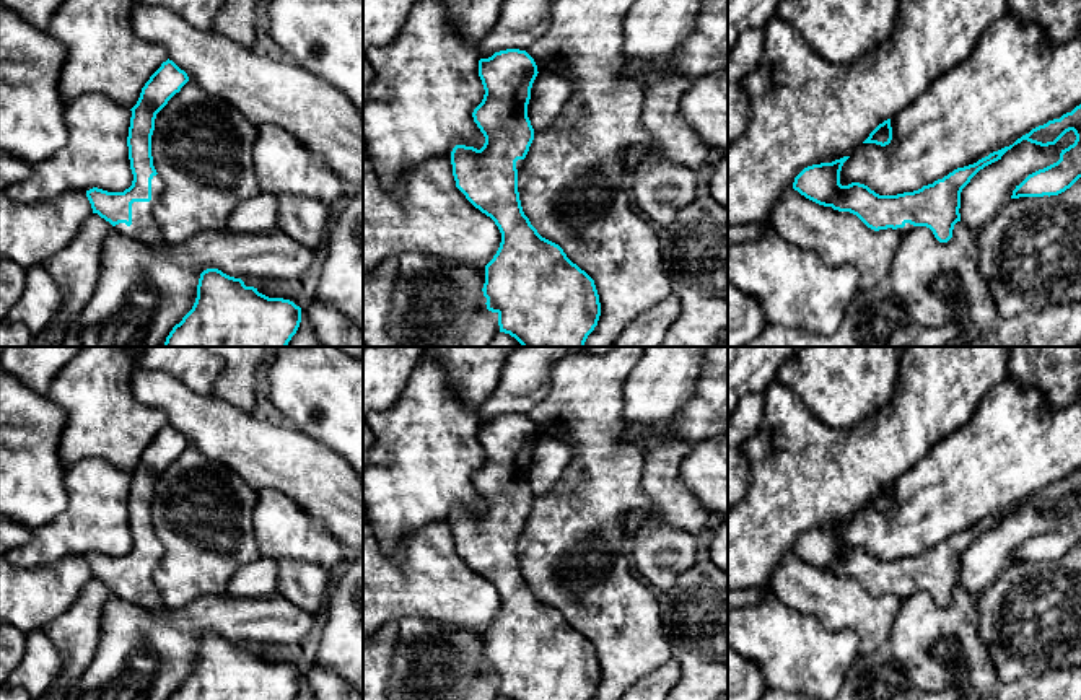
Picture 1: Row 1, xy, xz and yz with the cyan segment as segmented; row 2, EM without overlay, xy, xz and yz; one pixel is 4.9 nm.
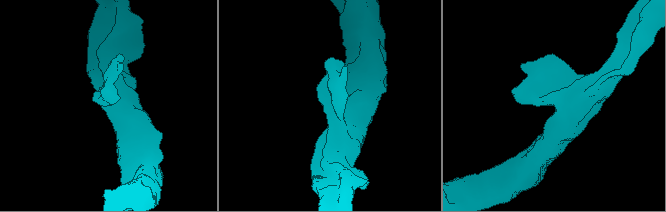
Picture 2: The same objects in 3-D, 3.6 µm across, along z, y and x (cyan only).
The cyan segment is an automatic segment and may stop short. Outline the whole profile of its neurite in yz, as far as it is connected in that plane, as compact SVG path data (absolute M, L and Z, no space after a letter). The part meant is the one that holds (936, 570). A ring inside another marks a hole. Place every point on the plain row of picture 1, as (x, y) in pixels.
M1081 469L1060 483L1032 493L1013 510L993 516L974 529L957 532L913 557L879 560L860 547L842 550L840 536L850 521L804 532L794 542L793 553L819 570L856 580L874 596L892 593L905 601L915 591L926 591L939 607L948 607L952 602L954 589L961 586L961 557L980 534L1001 524L1022 505L1048 511L1070 495L1076 500L1074 508L1061 514L1057 527L1029 539L1016 550L1011 563L1058 560L1081 542Z

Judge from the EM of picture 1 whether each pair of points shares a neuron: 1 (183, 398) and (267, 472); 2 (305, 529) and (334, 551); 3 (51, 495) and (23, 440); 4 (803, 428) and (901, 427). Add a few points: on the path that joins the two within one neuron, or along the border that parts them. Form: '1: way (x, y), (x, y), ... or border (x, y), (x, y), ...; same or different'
1: way (204, 419), (231, 437), (246, 451); same
2: way (311, 536), (328, 551); same
3: way (38, 482), (23, 468), (23, 453); same
4: way (827, 441), (876, 441); same

